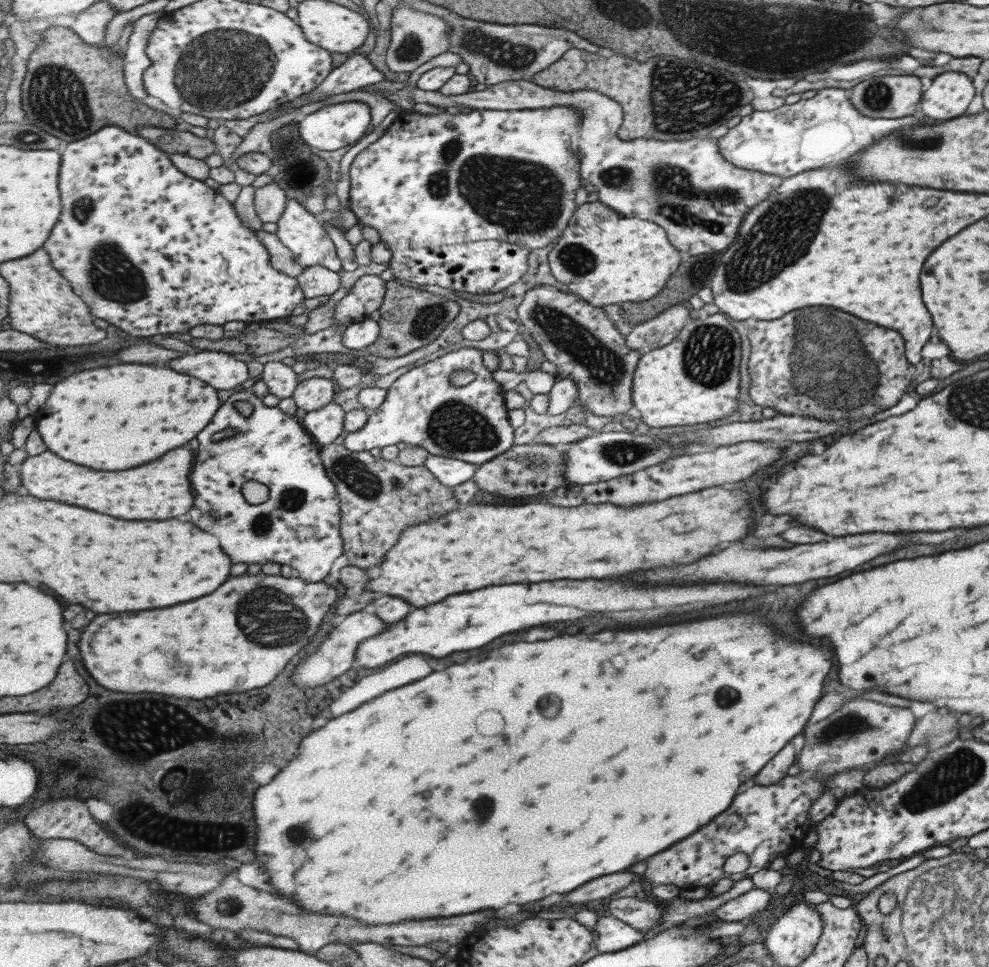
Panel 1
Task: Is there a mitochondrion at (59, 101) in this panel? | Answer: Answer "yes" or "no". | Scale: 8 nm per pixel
yes

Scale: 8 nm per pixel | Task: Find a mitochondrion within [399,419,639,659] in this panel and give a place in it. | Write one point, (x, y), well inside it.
(540, 464)

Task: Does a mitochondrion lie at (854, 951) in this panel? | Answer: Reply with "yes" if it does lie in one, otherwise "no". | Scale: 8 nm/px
no

